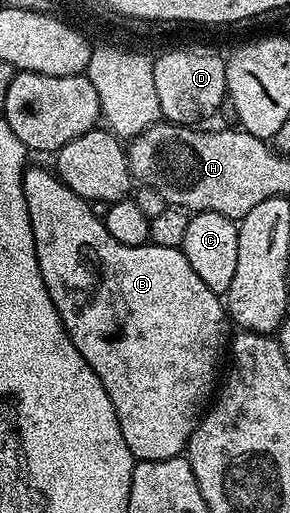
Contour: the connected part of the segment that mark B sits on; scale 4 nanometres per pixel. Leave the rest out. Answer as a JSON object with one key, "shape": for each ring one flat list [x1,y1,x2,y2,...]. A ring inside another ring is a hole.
{"shape":[[49,172,45,178,45,198,27,197,27,208,43,284,75,348,79,348,83,360,91,364,95,376,107,388,127,448,131,448,137,462,184,455,193,429,218,385,217,365,221,362,221,353,227,350,227,310,222,299,199,280,181,249,119,244,107,232,99,214,93,211,96,209,71,192,56,173]]}

